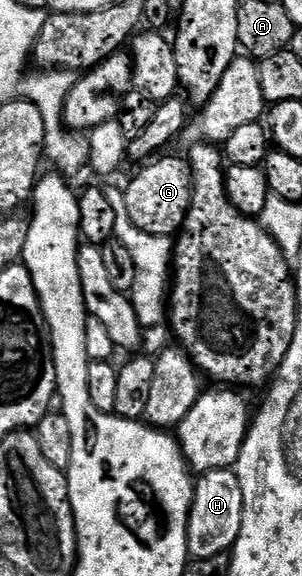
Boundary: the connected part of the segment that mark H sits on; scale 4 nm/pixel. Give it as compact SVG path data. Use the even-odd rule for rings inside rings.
M216 470L200 475L193 488L193 507L189 513L189 556L193 560L218 558L221 554L229 554L237 543L239 528L243 524L243 488L239 488L239 480L233 470Z

